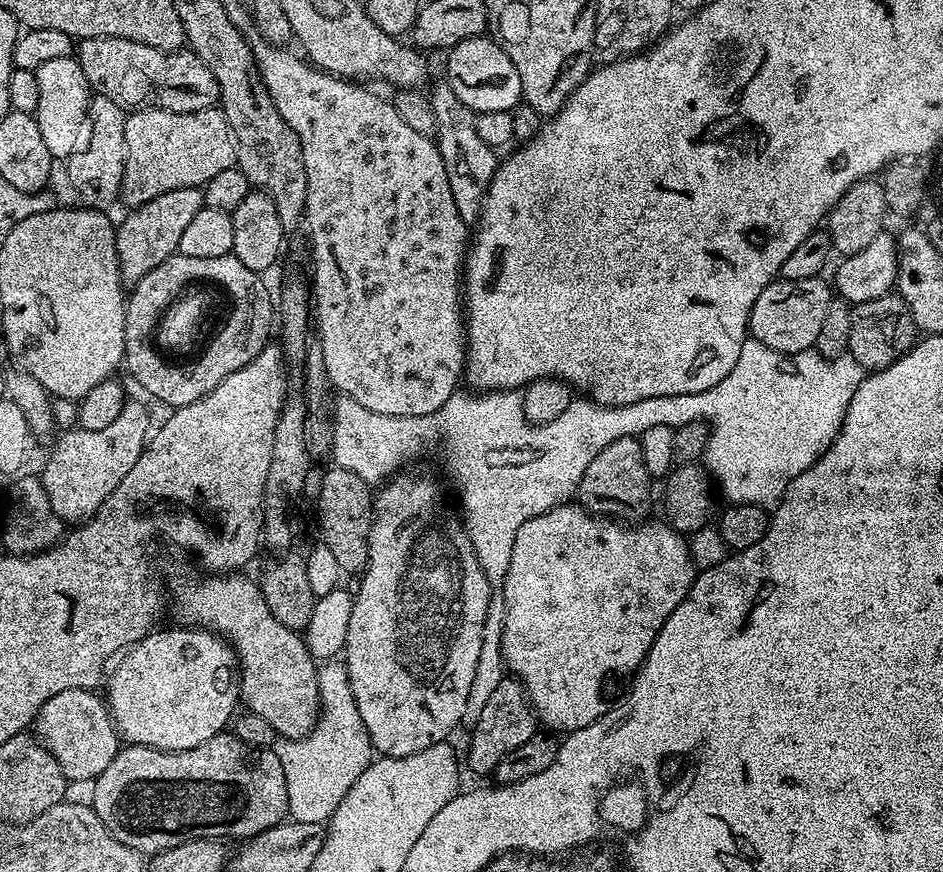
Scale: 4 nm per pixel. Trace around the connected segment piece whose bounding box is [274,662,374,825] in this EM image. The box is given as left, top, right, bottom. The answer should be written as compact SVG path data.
M328 662L318 671L320 717L309 736L300 740L277 739L274 750L286 774L288 816L298 822L327 825L334 810L358 782L358 774L366 770L374 759L370 734L358 714L354 690L350 690L347 667L340 662Z

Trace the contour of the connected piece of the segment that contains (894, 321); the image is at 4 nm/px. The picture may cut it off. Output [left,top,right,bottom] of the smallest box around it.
[847,294,918,370]

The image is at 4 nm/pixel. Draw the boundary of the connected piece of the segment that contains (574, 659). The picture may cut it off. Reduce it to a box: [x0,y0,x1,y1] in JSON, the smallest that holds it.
[501,502,694,734]

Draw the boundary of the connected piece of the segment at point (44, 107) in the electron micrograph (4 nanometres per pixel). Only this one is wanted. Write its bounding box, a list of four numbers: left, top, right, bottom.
[34,56,90,161]

